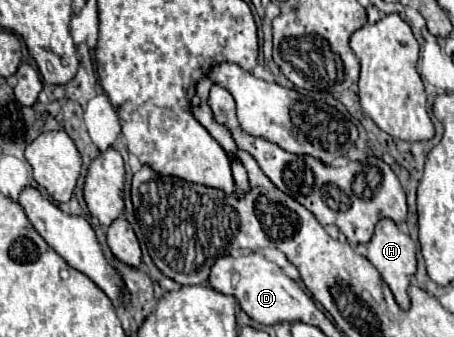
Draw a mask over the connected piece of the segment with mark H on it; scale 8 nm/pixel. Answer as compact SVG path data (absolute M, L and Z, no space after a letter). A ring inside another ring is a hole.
M380 218L374 230L374 236L370 240L370 250L368 250L368 260L374 264L374 268L380 272L382 280L390 286L396 302L400 304L402 310L410 308L410 298L408 298L408 284L412 280L412 276L416 274L416 244L412 242L412 238L408 234L404 234L394 220L390 218Z

